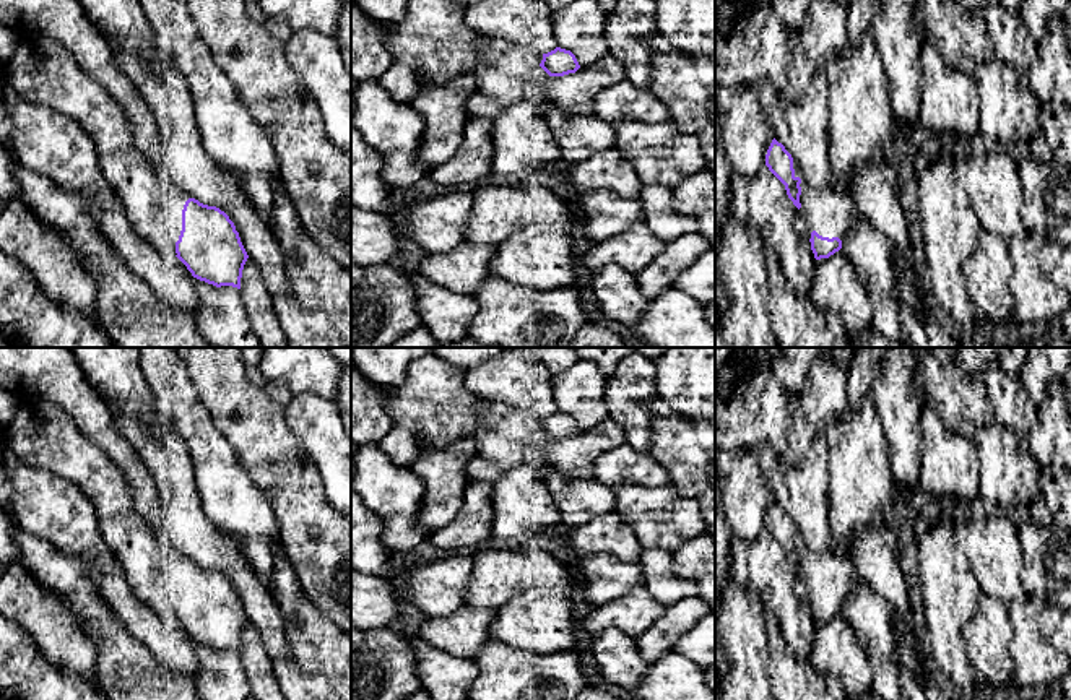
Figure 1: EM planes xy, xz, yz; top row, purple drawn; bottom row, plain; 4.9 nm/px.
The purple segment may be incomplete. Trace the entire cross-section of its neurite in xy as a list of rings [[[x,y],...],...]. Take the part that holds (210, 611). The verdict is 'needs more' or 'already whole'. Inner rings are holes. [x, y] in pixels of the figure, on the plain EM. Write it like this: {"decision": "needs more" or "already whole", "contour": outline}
{"decision": "needs more", "contour": [[[42,396],[20,398],[16,416],[2,430],[2,439],[26,465],[62,476],[88,497],[98,515],[99,534],[117,559],[132,594],[140,603],[150,606],[164,624],[176,619],[193,642],[216,651],[241,653],[242,633],[249,619],[234,586],[224,575],[200,567],[151,531],[133,507],[122,471],[85,437],[57,403]]]}

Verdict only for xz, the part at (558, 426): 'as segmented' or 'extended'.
extended

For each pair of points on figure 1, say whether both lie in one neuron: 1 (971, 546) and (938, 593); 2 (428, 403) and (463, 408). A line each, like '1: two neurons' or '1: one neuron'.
1: two neurons
2: one neuron

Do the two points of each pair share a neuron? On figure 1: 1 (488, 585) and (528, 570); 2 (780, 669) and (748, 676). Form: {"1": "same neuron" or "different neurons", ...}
{"1": "same neuron", "2": "different neurons"}

